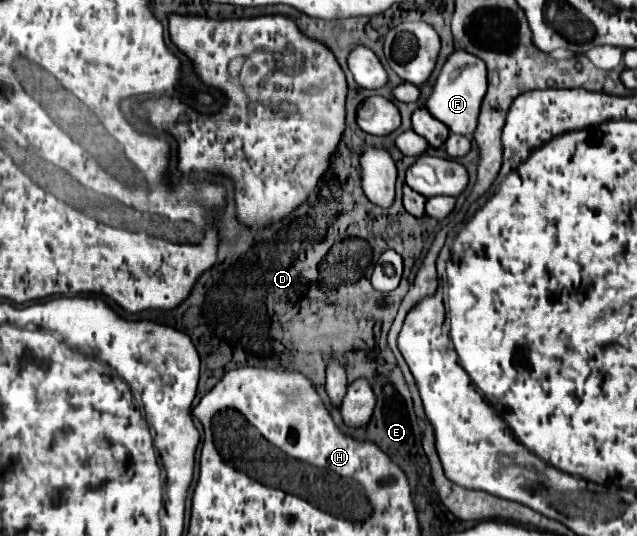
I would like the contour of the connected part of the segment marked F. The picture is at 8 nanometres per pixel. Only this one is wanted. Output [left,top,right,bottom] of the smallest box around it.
[426,50,486,136]

